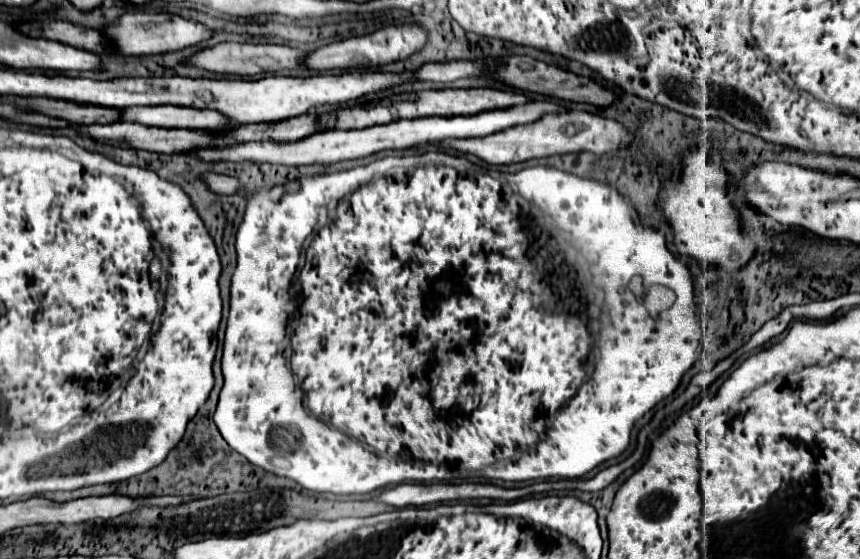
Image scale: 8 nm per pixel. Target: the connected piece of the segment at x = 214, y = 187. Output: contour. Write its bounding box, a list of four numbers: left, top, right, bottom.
[205,172,239,194]

